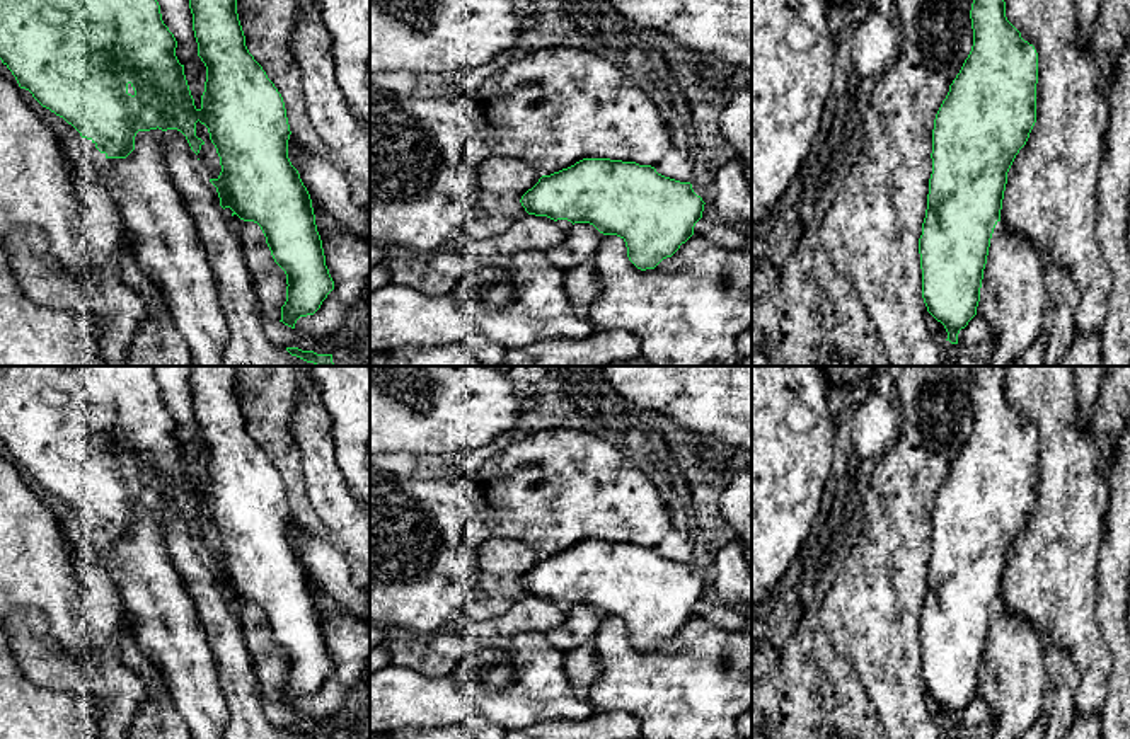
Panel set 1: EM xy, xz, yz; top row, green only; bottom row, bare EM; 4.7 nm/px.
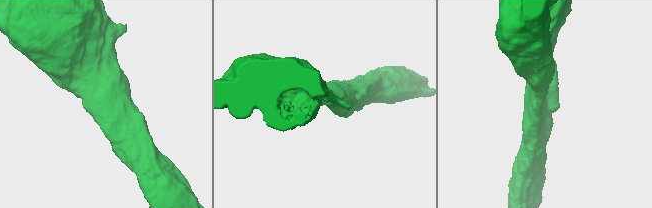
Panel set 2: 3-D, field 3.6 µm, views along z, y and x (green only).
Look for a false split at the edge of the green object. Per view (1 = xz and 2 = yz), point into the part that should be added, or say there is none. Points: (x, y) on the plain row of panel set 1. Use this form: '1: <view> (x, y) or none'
1: none
2: none

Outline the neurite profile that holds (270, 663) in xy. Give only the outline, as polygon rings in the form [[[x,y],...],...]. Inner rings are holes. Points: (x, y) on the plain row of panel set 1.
[[[237,596],[230,603],[240,622],[244,640],[251,661],[261,683],[262,698],[281,702],[281,688],[286,683],[286,656],[274,644],[261,608],[254,603],[244,603]]]

